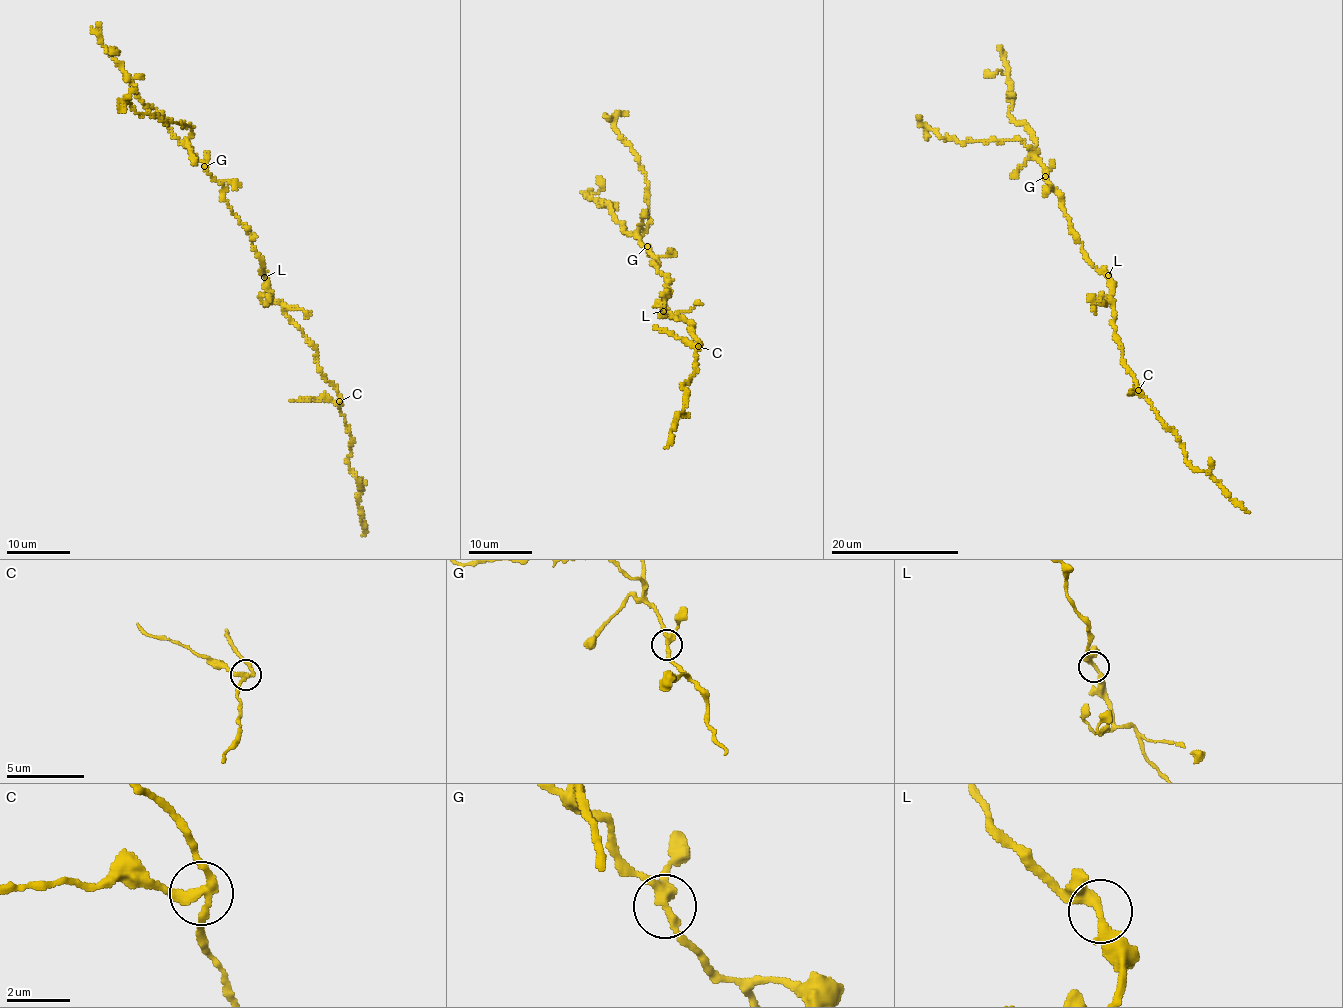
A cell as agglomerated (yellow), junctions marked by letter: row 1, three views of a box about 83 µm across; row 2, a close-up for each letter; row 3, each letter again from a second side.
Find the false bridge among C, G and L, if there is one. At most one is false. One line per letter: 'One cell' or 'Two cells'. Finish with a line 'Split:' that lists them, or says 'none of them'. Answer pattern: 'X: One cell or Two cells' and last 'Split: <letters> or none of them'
C: Two cells
G: One cell
L: One cell
Split: C

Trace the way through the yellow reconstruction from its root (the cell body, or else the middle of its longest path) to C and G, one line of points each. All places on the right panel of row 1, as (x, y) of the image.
C: (1105, 274), (1111, 288), (1108, 298), (1113, 302), (1114, 335), (1120, 345), (1124, 366), (1139, 389)
G: (1105, 274), (1086, 257), (1081, 241), (1072, 229), (1062, 196), (1045, 176)

